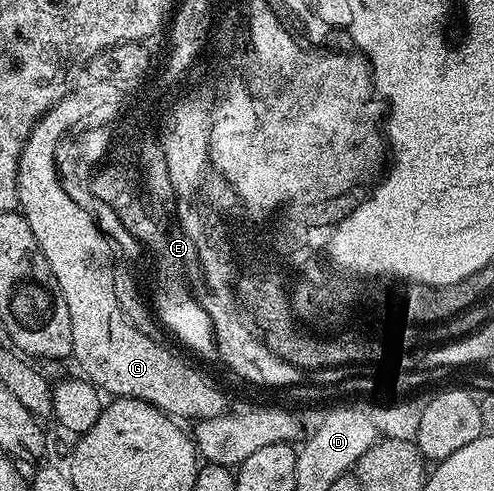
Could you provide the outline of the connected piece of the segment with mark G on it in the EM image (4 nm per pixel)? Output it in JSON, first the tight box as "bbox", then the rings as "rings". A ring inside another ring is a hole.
{"bbox":[16,80,227,423],"rings":[[[91,80],[83,89],[75,88],[62,97],[32,127],[28,139],[24,143],[24,151],[20,151],[18,170],[16,171],[16,195],[18,209],[26,218],[28,227],[32,227],[32,235],[36,235],[36,243],[48,259],[48,267],[52,267],[52,275],[56,279],[59,291],[64,295],[64,303],[68,303],[68,319],[72,319],[72,354],[82,368],[81,376],[97,387],[103,394],[111,393],[111,398],[131,397],[147,401],[156,406],[162,413],[169,413],[183,422],[197,423],[204,419],[219,417],[227,412],[226,397],[195,367],[178,365],[174,357],[162,353],[146,341],[145,335],[136,335],[126,315],[118,314],[114,289],[110,289],[110,253],[106,253],[106,240],[102,234],[102,225],[94,222],[93,215],[76,200],[69,197],[62,181],[58,178],[58,161],[60,162],[60,138],[63,129],[70,125],[79,128],[81,120],[99,105],[106,105],[116,99],[116,92],[110,85],[100,85]]]}

